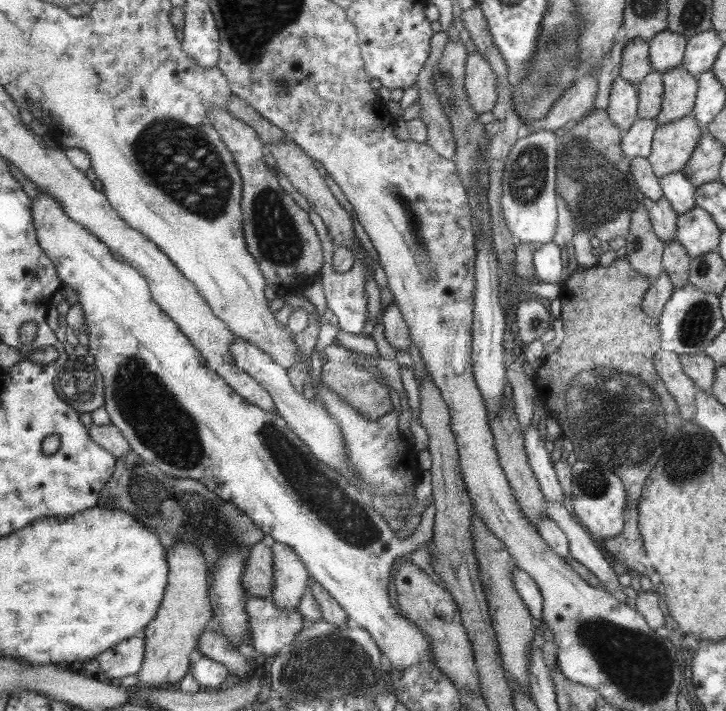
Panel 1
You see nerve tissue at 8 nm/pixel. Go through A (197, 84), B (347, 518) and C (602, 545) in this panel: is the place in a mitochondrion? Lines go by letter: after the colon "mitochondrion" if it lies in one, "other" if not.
A: other
B: mitochondrion
C: other

